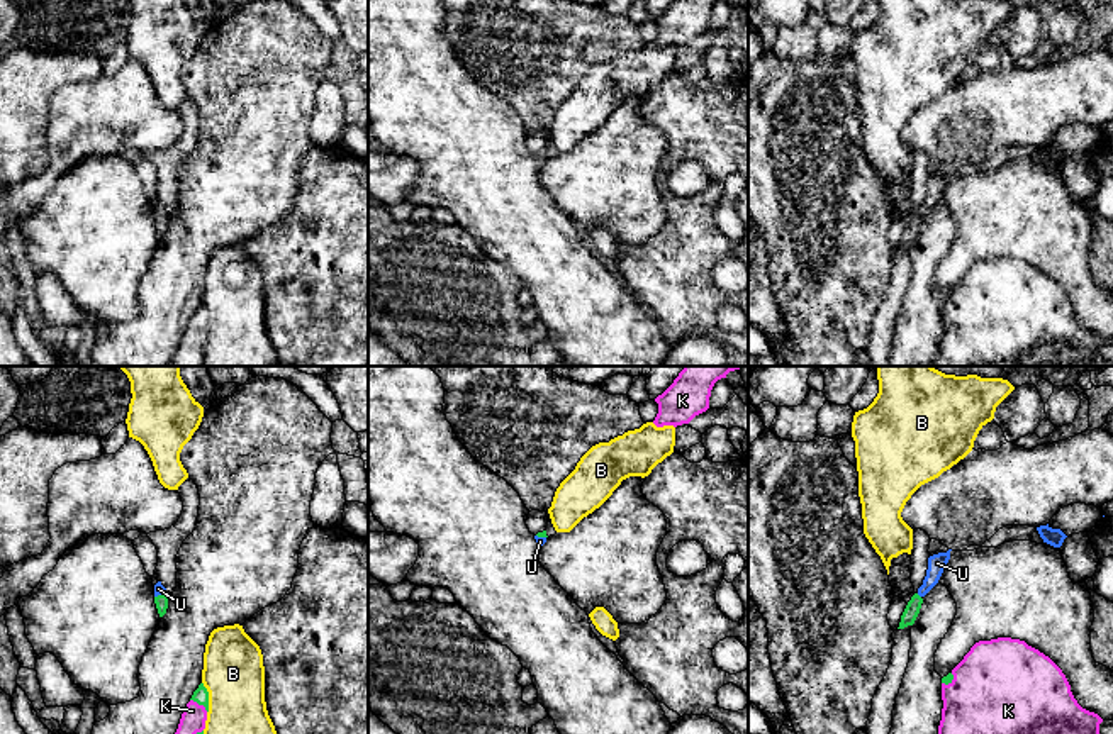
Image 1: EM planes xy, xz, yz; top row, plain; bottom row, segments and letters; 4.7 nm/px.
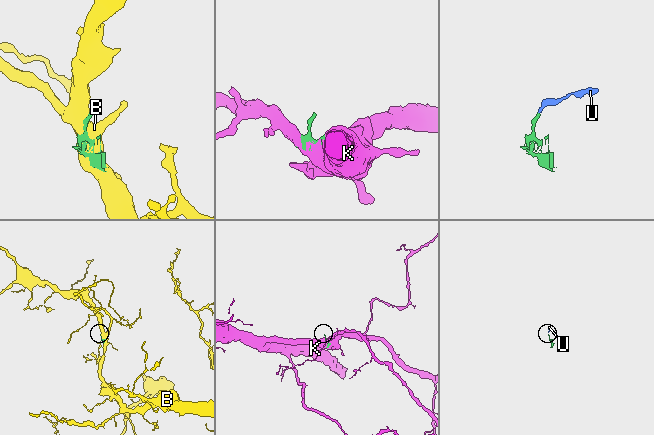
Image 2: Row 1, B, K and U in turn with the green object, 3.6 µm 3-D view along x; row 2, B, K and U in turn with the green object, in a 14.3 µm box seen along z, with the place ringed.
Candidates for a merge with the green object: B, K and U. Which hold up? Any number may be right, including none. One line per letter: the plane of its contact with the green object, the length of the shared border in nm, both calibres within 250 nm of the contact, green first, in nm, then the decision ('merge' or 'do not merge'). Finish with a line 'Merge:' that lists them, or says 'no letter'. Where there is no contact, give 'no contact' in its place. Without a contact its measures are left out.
B: xy | 150 nm | 80/300 nm | do not merge
K: xy | 110 nm | 80/120 nm | merge
U: yz | 30 nm | 70/90 nm | merge
Merge: K, U

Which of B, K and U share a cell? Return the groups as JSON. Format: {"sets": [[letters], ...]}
{"sets": [["B"], ["K", "U"]]}

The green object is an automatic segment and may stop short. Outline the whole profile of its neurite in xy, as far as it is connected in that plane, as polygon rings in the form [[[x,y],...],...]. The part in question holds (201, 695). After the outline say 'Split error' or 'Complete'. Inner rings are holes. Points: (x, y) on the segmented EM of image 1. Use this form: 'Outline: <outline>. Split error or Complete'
Outline: [[[200,683],[187,703],[175,734],[204,734],[207,712],[209,692],[204,683]]]. Split error

